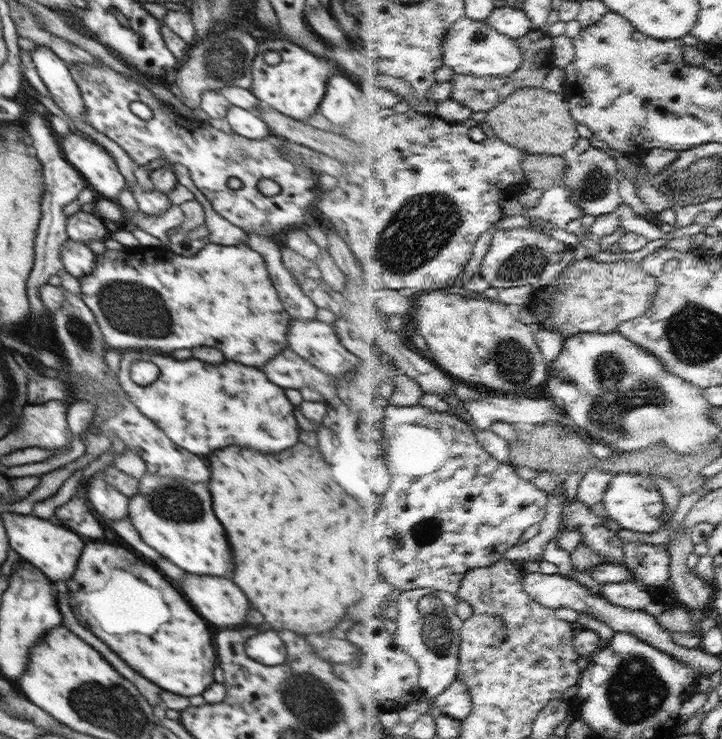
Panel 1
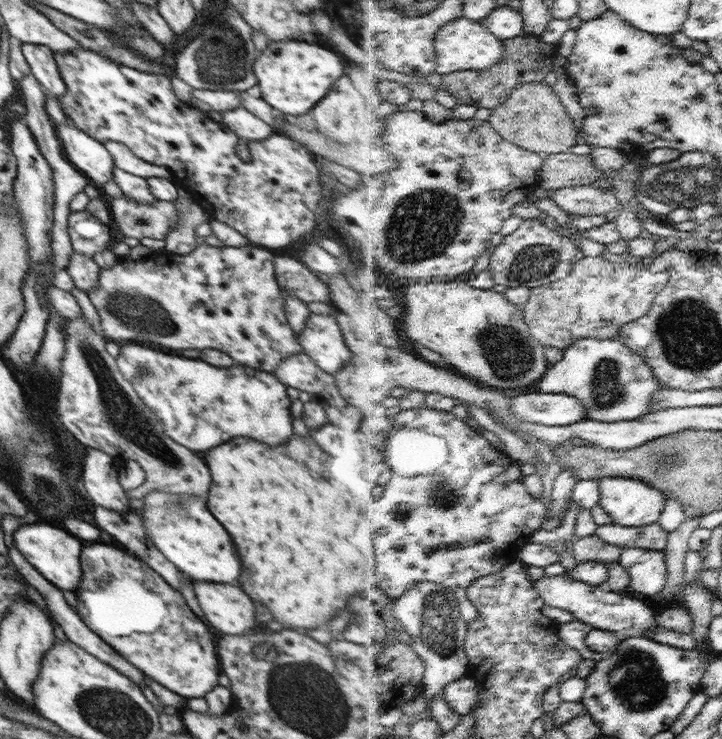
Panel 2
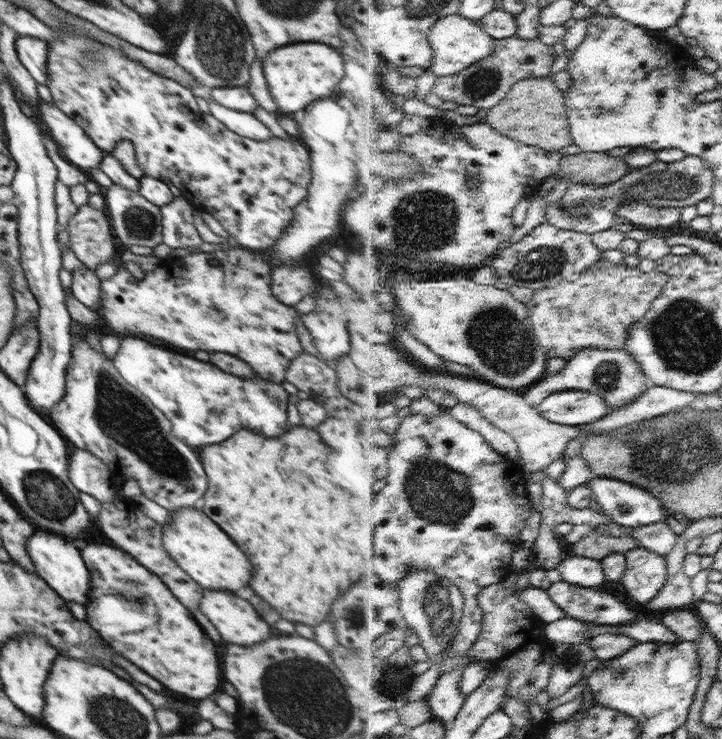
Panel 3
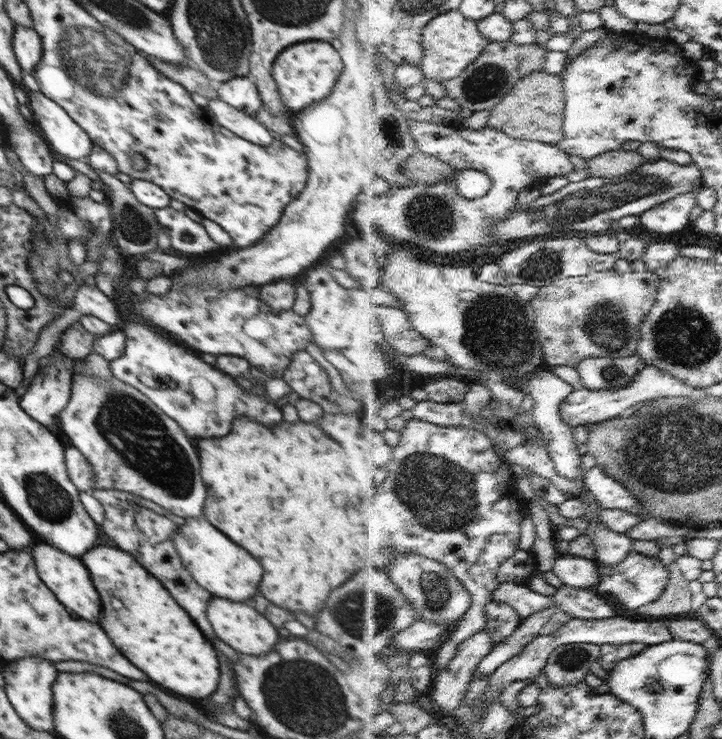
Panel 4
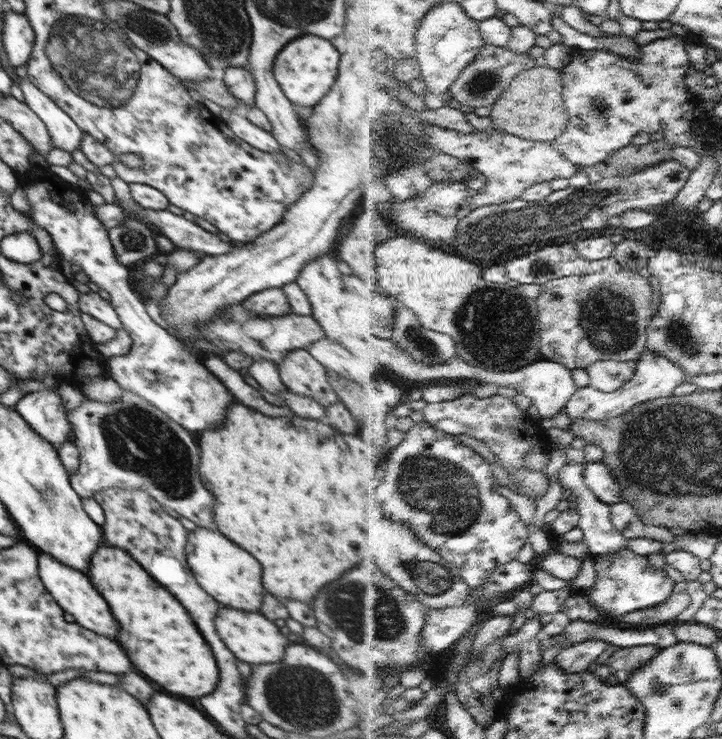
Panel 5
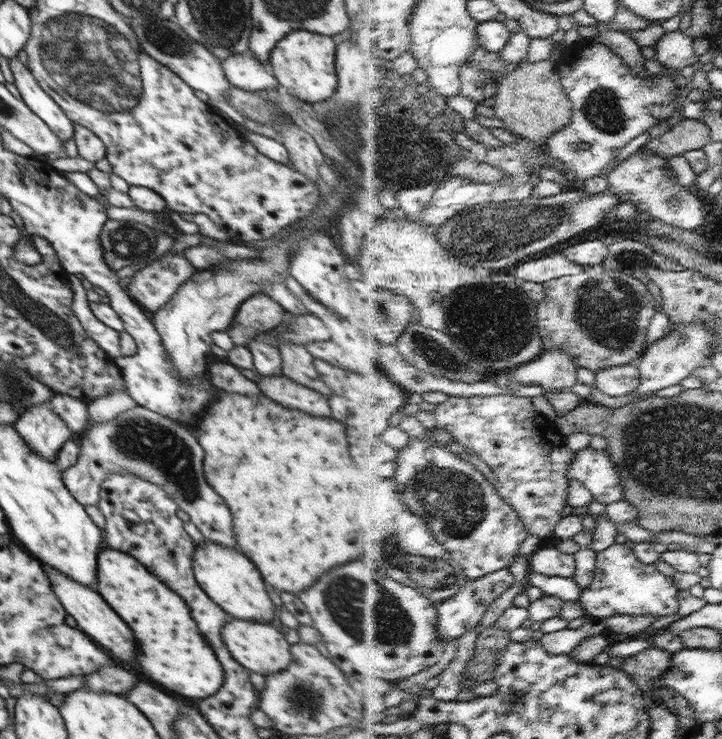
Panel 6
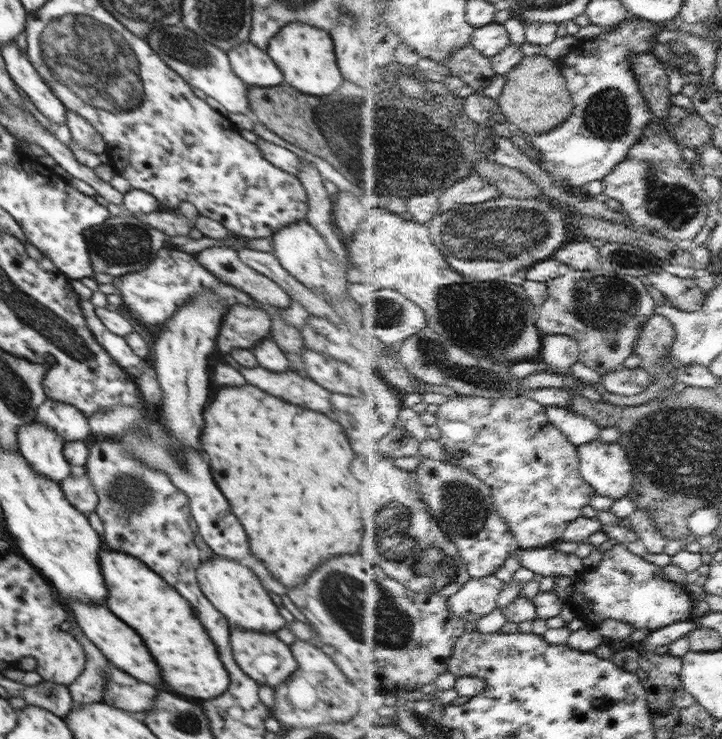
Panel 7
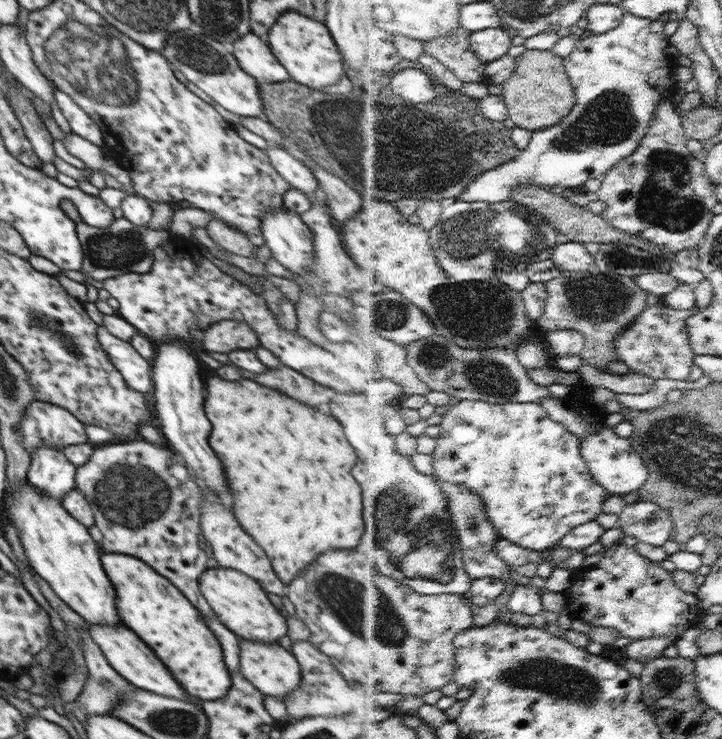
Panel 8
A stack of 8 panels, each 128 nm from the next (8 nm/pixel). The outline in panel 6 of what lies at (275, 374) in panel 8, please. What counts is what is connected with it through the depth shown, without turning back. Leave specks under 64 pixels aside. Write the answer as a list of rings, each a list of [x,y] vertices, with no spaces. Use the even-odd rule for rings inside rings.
[[[258,376],[256,380],[262,394],[288,408],[298,408],[316,416],[330,416],[328,399],[320,392],[293,382],[286,376]]]

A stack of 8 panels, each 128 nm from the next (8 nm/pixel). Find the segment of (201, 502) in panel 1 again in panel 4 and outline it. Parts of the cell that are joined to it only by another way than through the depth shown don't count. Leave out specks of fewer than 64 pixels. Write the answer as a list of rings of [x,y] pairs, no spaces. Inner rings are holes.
[[[204,516],[185,518],[185,523],[178,527],[176,536],[172,536],[172,542],[176,544],[176,552],[192,578],[202,588],[208,586],[210,594],[234,602],[246,602],[258,594],[258,584],[264,574],[262,566],[246,550],[232,544],[232,540],[216,530]]]

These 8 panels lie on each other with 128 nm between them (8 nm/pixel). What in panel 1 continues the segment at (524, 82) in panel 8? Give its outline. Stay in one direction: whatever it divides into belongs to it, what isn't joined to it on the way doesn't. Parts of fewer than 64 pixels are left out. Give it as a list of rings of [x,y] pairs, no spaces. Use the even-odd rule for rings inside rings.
[[[524,87],[516,91],[506,102],[493,108],[486,120],[502,140],[524,149],[528,154],[570,156],[580,140],[579,121],[572,114],[569,97],[566,93],[554,92],[544,87]]]

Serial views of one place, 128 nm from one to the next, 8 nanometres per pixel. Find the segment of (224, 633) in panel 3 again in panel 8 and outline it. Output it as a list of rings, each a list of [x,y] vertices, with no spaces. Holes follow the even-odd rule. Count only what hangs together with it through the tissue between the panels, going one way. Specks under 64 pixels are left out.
[[[240,640],[240,670],[244,678],[249,680],[263,695],[282,699],[300,686],[300,666],[295,656],[280,646],[278,642],[264,644],[262,642]]]

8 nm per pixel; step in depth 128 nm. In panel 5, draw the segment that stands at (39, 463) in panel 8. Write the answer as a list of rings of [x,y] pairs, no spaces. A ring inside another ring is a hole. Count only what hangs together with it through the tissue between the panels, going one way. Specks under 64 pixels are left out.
[[[49,381],[49,387],[44,391],[24,395],[15,404],[15,410],[40,438],[59,448],[72,441],[73,431],[57,385],[58,381]]]

